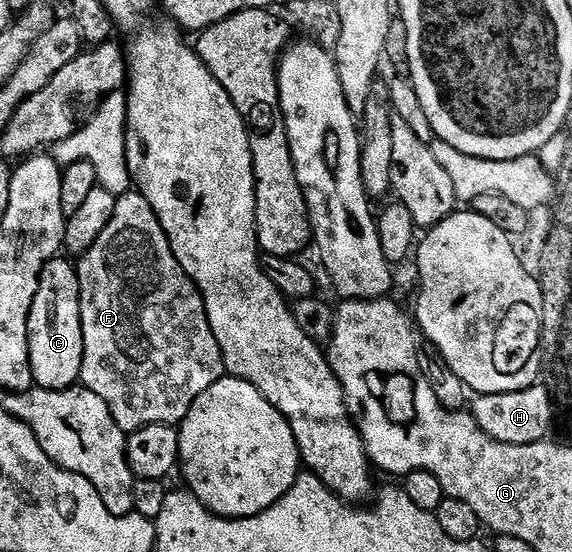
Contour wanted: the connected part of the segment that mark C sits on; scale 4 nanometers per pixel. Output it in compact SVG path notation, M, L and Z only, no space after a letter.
M58 255L43 267L39 291L29 316L29 354L33 383L38 389L72 389L81 380L83 367L83 327L81 288L76 264Z

